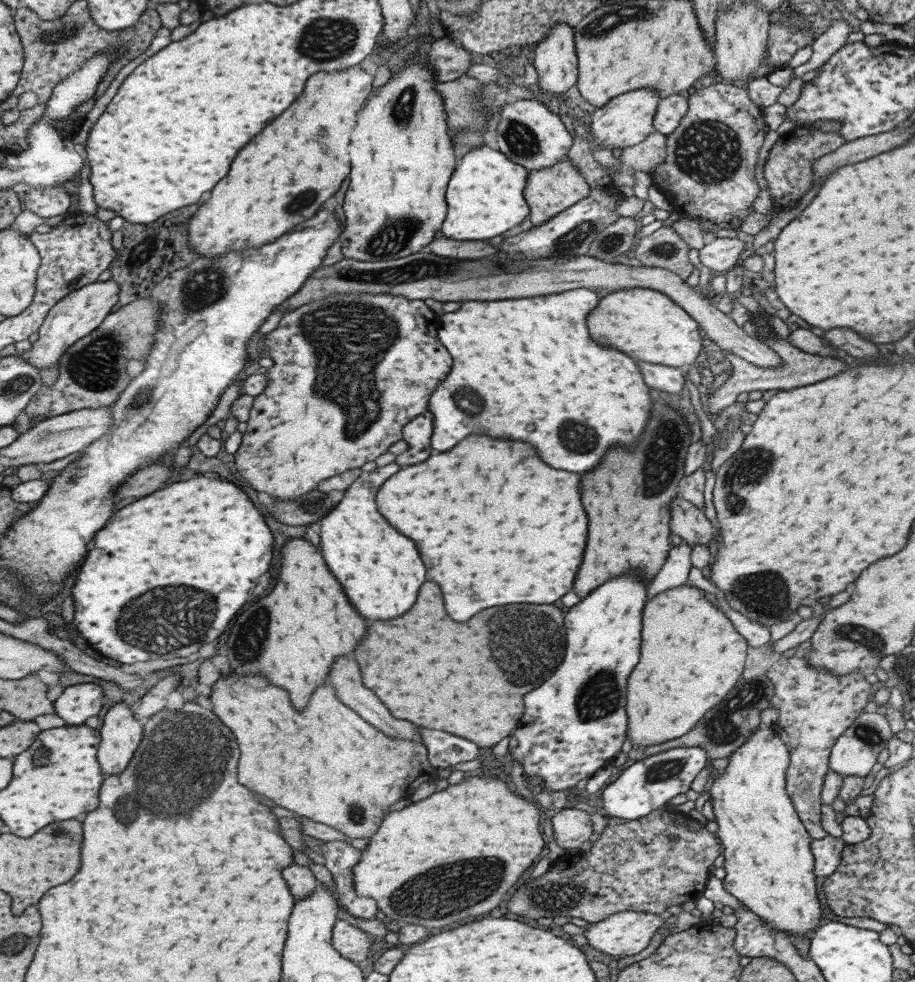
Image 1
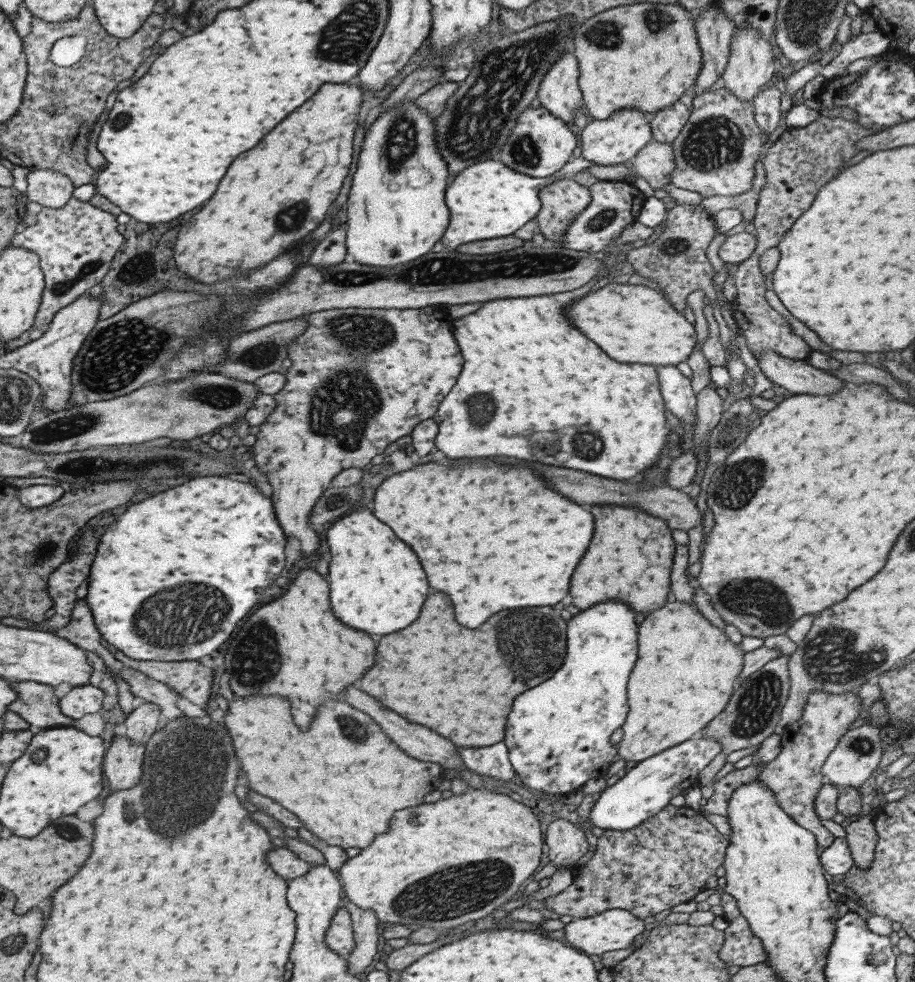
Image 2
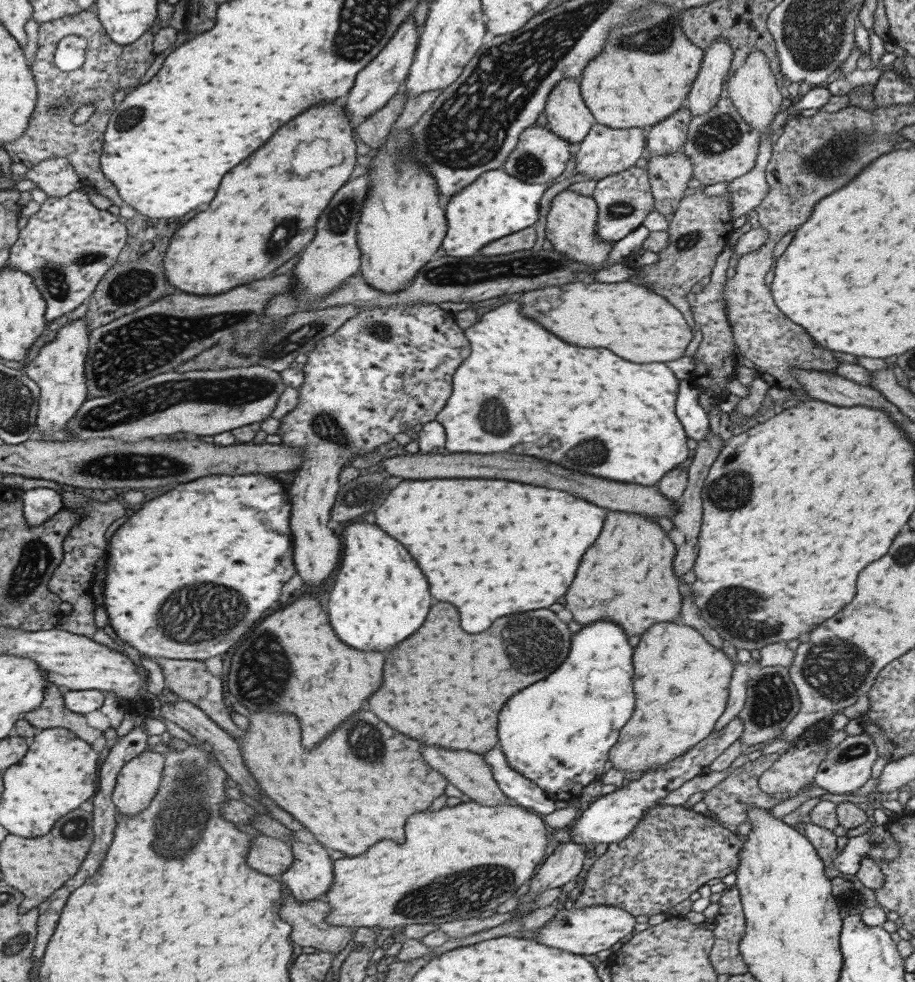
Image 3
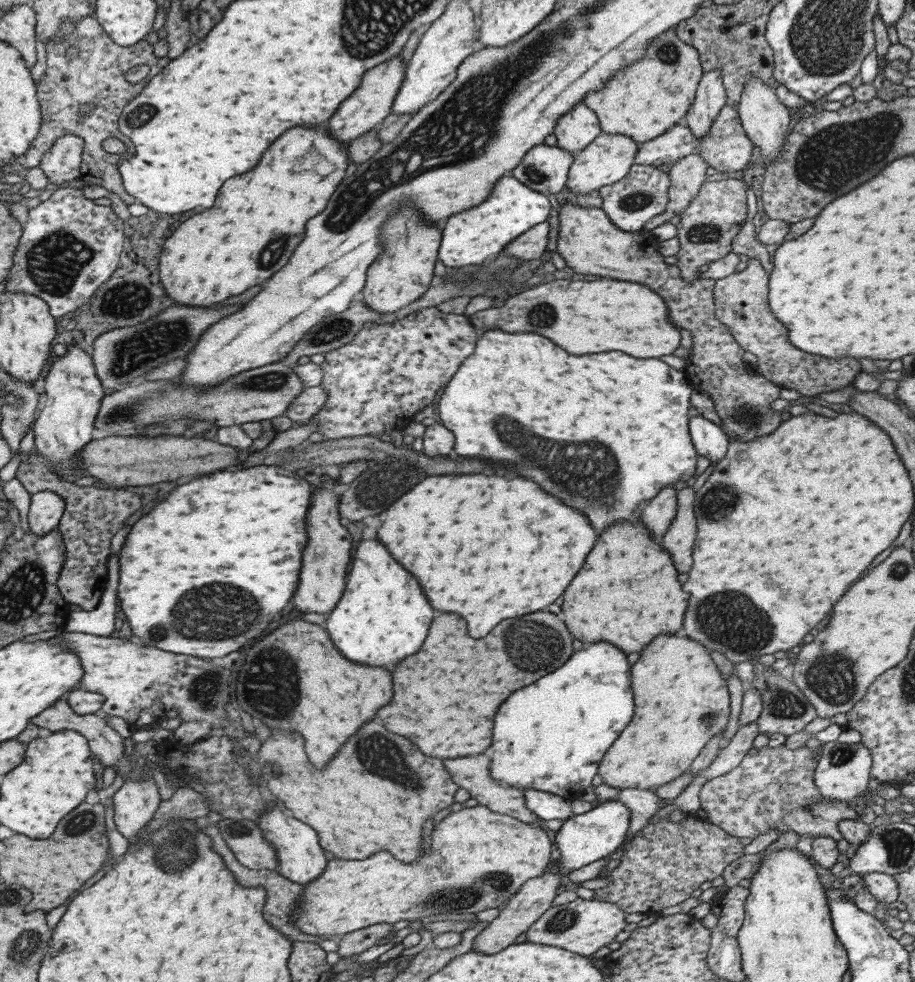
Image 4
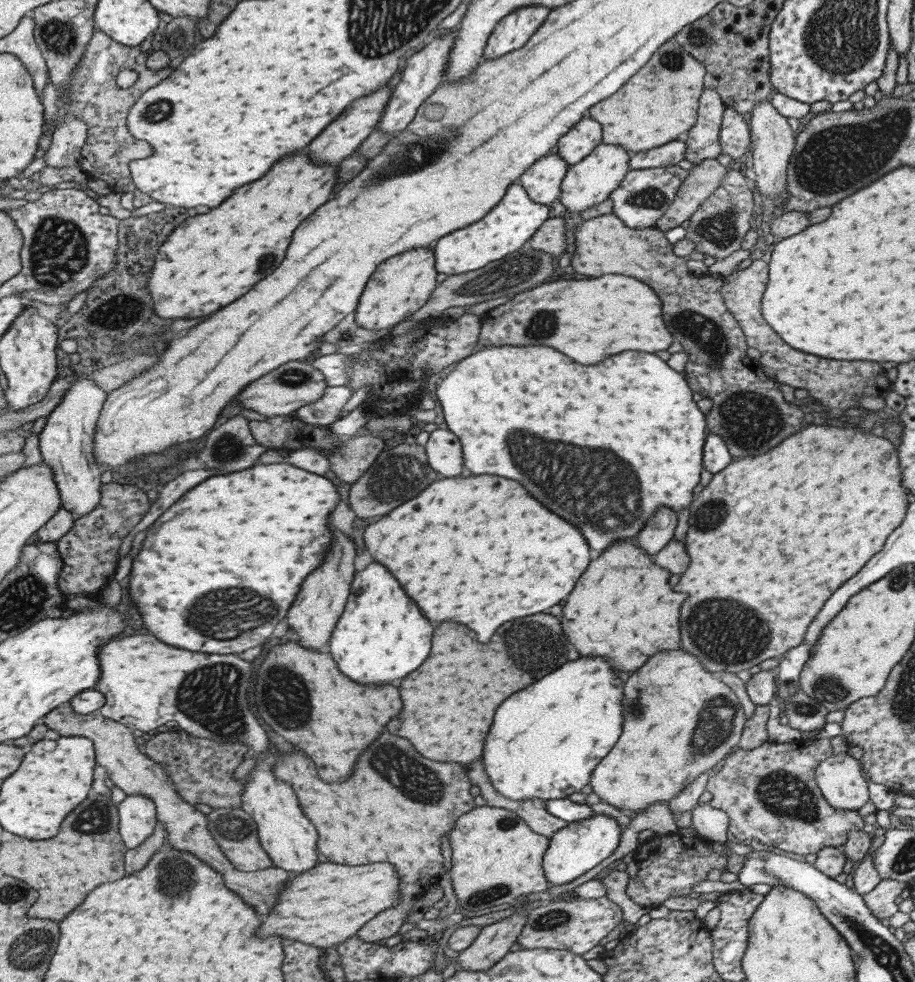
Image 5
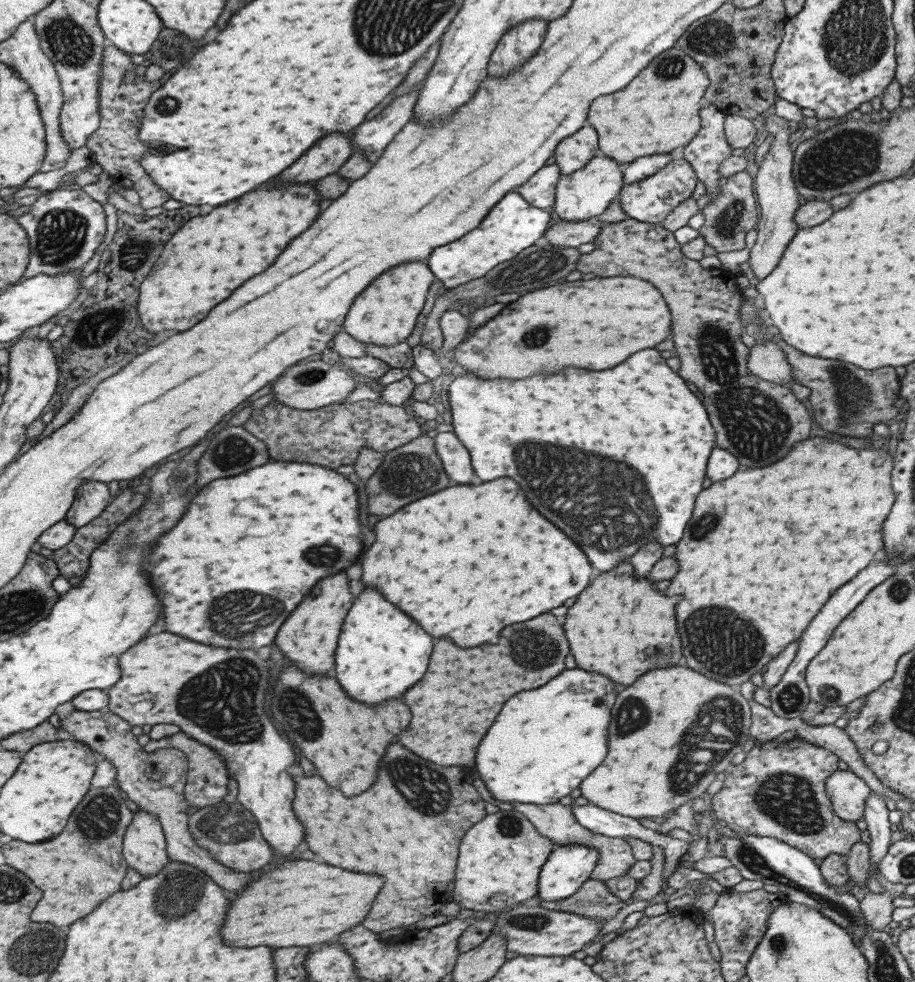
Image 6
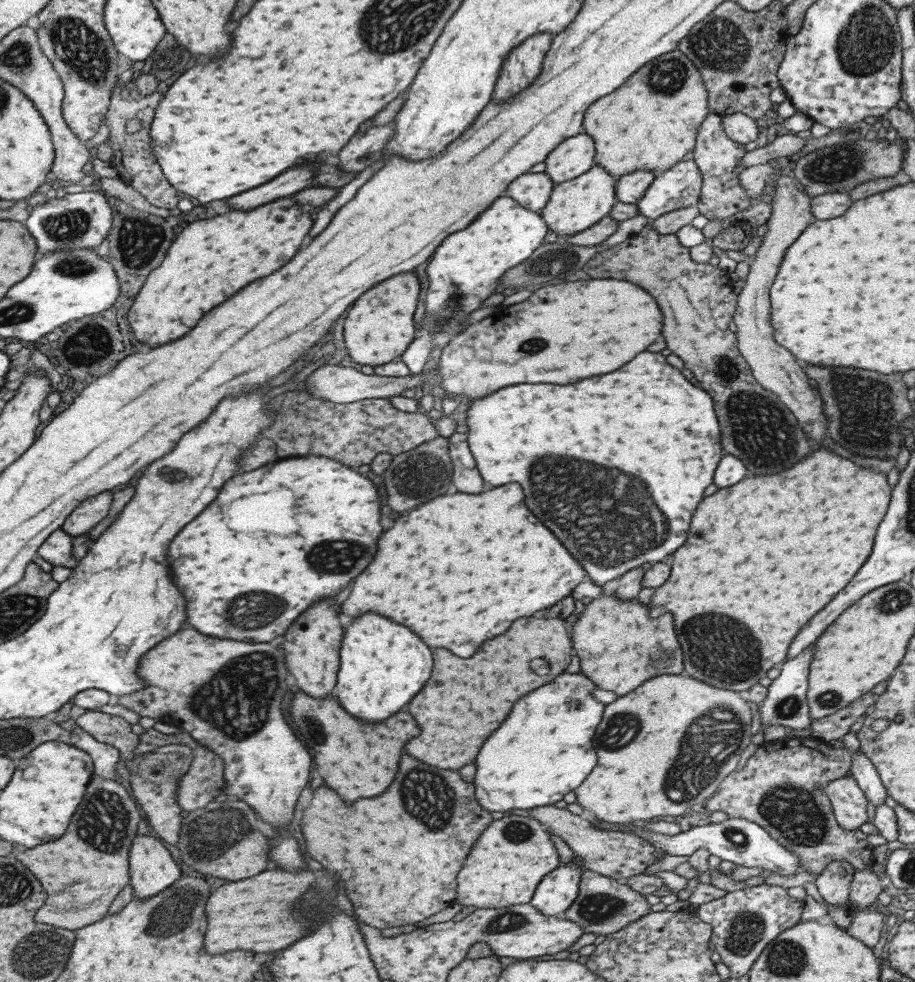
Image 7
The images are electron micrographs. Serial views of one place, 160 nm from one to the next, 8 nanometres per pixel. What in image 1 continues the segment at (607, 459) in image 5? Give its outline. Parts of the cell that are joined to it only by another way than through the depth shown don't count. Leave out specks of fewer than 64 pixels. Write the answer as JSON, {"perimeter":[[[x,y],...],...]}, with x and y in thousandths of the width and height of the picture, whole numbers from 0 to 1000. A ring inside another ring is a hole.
{"perimeter":[[[628,293],[613,299],[548,308],[508,307],[497,318],[481,322],[477,328],[478,346],[491,358],[495,369],[491,381],[468,405],[467,419],[472,424],[471,456],[484,460],[515,440],[530,442],[532,428],[532,444],[580,450],[591,468],[602,477],[644,481],[670,450],[677,454],[694,450],[707,430],[709,395],[696,373],[683,360],[668,354],[663,356],[644,342],[639,324],[650,312],[650,297]]]}

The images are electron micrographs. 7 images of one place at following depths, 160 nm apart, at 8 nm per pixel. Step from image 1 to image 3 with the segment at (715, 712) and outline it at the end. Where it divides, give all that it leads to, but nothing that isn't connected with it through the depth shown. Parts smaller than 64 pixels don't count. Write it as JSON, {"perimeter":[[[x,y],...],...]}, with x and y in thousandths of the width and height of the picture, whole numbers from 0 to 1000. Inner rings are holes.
{"perimeter":[[[831,679],[827,686],[821,688],[815,695],[814,719],[804,729],[812,736],[812,743],[807,755],[814,762],[851,749],[854,743],[867,733],[873,719],[875,719],[873,709],[868,697],[863,693],[861,679]]]}

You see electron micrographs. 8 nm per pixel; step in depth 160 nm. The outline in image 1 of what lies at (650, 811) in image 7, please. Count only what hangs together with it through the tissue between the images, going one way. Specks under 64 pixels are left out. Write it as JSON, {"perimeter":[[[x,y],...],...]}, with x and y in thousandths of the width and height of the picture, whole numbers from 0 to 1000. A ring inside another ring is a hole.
{"perimeter":[[[753,593],[706,613],[702,619],[701,668],[685,692],[683,747],[692,760],[691,768],[751,747],[803,699],[812,684],[816,659],[797,630]]]}

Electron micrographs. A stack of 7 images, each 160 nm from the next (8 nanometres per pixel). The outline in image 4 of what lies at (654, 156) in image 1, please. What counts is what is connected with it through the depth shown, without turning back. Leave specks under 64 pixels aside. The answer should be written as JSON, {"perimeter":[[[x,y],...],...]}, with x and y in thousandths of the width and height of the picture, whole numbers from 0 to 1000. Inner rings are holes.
{"perimeter":[[[755,155],[732,167],[732,171],[728,175],[730,190],[727,215],[722,219],[714,220],[711,224],[707,224],[704,233],[710,235],[722,228],[731,227],[736,220],[742,220],[769,186],[773,170],[770,164],[761,155]]]}

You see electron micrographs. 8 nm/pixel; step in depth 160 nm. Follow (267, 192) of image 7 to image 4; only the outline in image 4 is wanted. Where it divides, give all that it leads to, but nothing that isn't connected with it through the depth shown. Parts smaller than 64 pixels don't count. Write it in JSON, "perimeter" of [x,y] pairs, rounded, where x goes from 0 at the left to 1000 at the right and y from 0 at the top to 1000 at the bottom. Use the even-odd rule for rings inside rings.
{"perimeter":[[[436,55],[423,63],[419,63],[412,69],[403,69],[403,73],[399,73],[399,77],[395,77],[395,88],[390,88],[384,94],[384,98],[377,100],[370,106],[368,114],[364,114],[364,118],[360,120],[360,126],[357,126],[360,136],[366,143],[377,145],[379,148],[391,138],[398,137],[399,134],[410,132],[412,126],[427,115],[430,101],[438,88],[443,68],[444,66],[438,63],[438,56]]]}

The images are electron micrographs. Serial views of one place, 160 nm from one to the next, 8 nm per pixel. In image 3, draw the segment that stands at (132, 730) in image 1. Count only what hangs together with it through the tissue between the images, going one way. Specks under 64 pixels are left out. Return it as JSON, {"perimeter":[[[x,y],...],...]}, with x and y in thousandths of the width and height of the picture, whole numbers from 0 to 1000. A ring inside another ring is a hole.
{"perimeter":[[[155,766],[132,780],[122,802],[121,815],[133,830],[153,828],[172,804],[180,771]]]}

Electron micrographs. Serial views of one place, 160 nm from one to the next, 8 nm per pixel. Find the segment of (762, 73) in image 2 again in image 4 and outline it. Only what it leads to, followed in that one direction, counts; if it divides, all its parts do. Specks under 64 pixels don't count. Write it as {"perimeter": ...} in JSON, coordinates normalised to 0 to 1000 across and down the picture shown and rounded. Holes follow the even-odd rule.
{"perimeter":[[[822,77],[813,84],[805,106],[805,116],[809,120],[810,128],[819,143],[824,147],[824,160],[836,160],[836,169],[846,166],[850,157],[855,154],[857,143],[862,133],[862,121],[864,114],[860,112],[847,98],[846,91],[838,85],[833,85],[827,77]]]}

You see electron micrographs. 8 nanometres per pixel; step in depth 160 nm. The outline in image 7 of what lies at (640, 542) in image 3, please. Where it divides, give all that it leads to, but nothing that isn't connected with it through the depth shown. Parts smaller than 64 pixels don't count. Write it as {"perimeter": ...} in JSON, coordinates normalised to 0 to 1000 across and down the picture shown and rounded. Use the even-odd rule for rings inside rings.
{"perimeter":[[[659,603],[656,608],[633,617],[622,647],[626,666],[633,670],[634,685],[649,695],[652,702],[668,704],[673,710],[683,709],[714,688],[744,684],[744,662],[736,644],[736,629],[731,625],[711,629],[709,617],[698,614],[696,608],[682,612],[670,604]]]}

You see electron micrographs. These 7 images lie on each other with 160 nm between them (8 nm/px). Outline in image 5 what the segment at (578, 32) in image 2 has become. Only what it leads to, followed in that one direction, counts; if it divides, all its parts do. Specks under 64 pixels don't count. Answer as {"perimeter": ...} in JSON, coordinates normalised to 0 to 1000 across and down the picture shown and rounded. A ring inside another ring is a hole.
{"perimeter":[[[736,40],[727,42],[725,45],[721,45],[721,48],[709,58],[709,63],[696,71],[692,75],[690,81],[685,81],[681,88],[678,88],[669,97],[666,97],[663,100],[652,104],[652,106],[647,106],[646,109],[642,112],[642,118],[646,119],[648,122],[651,122],[658,132],[658,146],[659,147],[671,147],[680,149],[687,157],[692,157],[701,154],[708,154],[709,152],[722,149],[723,147],[733,145],[733,143],[744,142],[752,134],[753,129],[761,123],[761,112],[763,109],[763,100],[766,96],[766,93],[769,90],[769,75],[770,70],[768,65],[762,60],[758,60],[752,53],[749,53]]]}

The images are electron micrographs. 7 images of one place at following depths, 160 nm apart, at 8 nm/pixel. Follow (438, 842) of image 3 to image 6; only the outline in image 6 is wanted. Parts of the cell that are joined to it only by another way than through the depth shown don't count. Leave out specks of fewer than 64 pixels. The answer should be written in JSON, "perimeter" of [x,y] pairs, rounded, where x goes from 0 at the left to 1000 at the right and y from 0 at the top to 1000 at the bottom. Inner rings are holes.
{"perimeter":[[[548,825],[530,829],[521,839],[517,839],[502,857],[499,884],[495,894],[495,919],[513,928],[537,930],[548,928],[553,923],[578,916],[588,910],[587,897],[591,881],[604,866],[603,856],[590,851],[579,837],[568,828],[560,825]],[[318,876],[305,886],[292,887],[283,896],[274,898],[263,910],[252,916],[242,953],[252,963],[296,963],[296,965],[334,964],[341,965],[366,957],[368,951],[393,941],[405,925],[410,910],[416,904],[416,894],[408,890],[390,890],[360,880],[344,880],[340,876]]]}

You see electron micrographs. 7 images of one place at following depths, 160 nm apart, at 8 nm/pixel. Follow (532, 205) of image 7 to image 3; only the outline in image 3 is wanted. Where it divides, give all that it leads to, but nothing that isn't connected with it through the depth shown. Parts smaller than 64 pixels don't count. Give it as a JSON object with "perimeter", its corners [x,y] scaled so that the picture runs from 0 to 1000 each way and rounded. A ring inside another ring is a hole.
{"perimeter":[[[580,127],[574,130],[567,138],[567,145],[563,147],[561,155],[554,159],[550,173],[556,179],[563,179],[576,187],[602,187],[610,183],[617,171],[617,165],[624,161],[622,158],[622,146],[604,136],[598,128]]]}

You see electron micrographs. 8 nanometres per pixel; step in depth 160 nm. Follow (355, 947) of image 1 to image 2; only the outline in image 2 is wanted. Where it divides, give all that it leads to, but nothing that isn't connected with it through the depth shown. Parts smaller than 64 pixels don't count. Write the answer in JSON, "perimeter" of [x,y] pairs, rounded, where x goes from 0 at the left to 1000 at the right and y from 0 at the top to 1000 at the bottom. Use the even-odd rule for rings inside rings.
{"perimeter":[[[370,923],[354,951],[355,961],[369,973],[378,975],[388,963],[383,931]]]}

